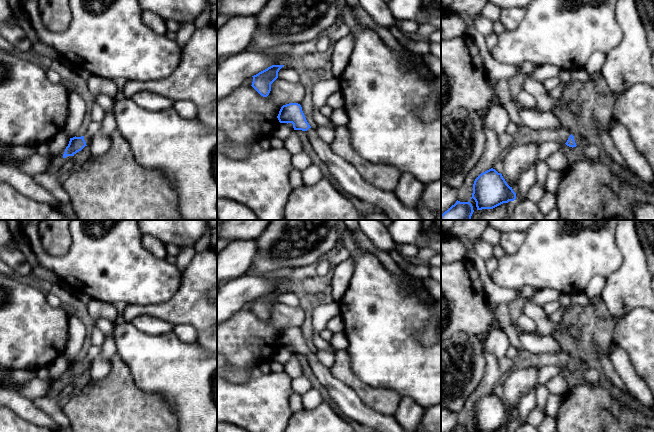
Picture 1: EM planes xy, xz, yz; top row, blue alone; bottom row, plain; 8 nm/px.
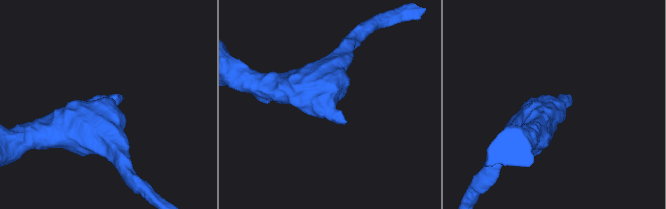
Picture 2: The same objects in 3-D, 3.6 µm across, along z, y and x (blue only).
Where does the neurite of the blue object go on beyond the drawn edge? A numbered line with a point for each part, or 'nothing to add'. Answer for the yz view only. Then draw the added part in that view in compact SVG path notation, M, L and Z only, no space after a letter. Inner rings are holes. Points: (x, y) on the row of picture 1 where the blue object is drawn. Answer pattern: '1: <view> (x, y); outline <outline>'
1: yz (579, 140); outline M574 135L574 140L576 145L585 144L585 139L583 139L580 135Z

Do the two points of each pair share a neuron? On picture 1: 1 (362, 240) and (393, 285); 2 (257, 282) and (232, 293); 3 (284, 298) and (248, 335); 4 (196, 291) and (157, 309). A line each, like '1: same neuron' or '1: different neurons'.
1: different neurons
2: same neuron
3: different neurons
4: same neuron

